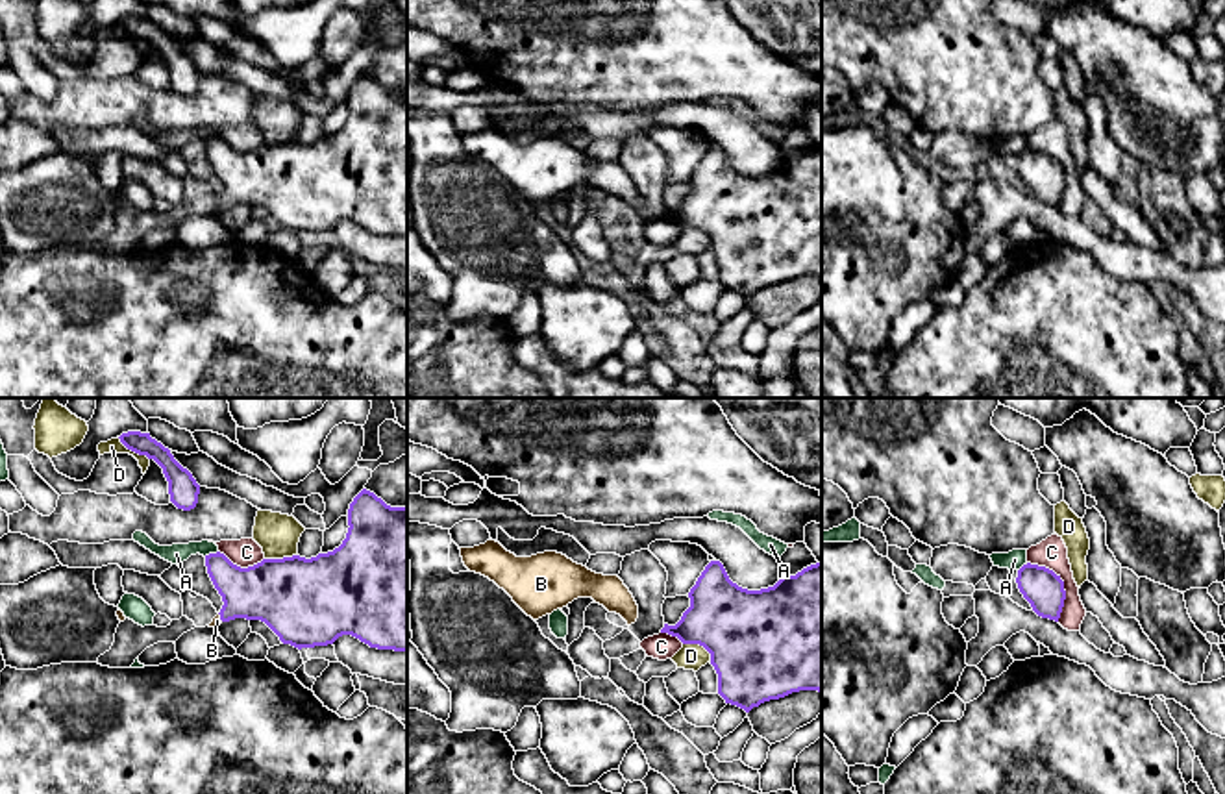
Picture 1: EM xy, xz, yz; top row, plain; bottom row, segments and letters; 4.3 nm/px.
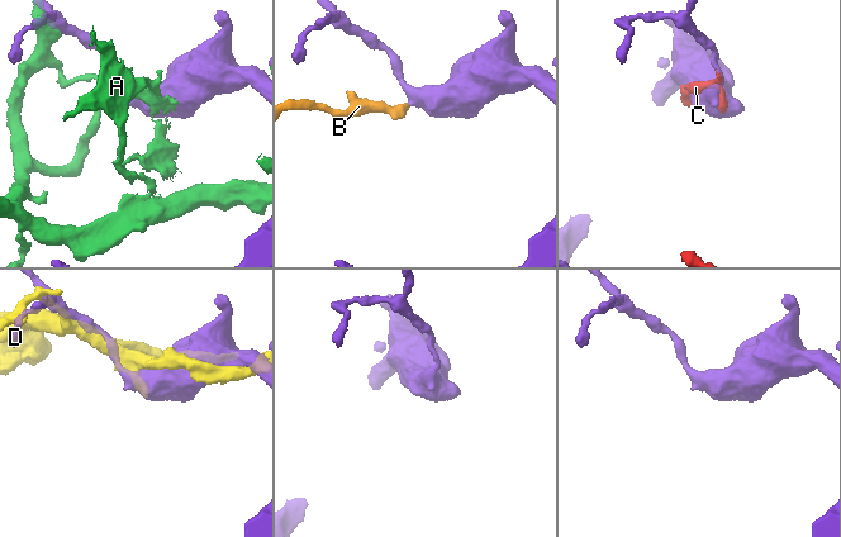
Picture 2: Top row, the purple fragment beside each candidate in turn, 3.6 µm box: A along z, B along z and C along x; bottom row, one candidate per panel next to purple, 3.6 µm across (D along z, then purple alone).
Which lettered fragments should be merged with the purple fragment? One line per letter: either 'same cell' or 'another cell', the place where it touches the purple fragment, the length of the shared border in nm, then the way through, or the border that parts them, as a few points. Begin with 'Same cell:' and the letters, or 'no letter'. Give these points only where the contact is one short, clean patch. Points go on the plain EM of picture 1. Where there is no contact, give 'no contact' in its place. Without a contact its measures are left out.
Same cell: B
A: another cell; contact xy (210, 139); length 70 nm
B: same cell; contact xy (221, 202); length 40 nm; way xy (271, 176), (248, 178), (221, 202), (217, 206)
C: another cell; contact yz (1063, 169); length 300 nm
D: another cell; contact xz (700, 230); length 150 nm

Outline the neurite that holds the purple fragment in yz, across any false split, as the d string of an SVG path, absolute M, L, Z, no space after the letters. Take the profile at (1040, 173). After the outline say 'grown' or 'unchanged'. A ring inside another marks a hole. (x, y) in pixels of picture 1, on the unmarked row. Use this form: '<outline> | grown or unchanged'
M1027 148L1018 155L1016 168L1038 202L1058 207L1066 185L1060 161L1046 152Z | unchanged

